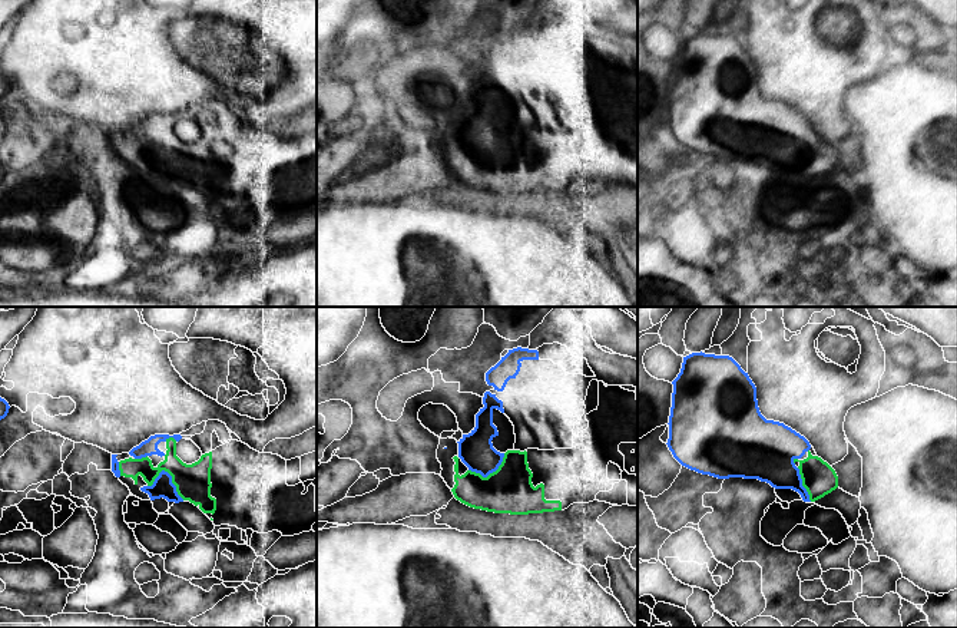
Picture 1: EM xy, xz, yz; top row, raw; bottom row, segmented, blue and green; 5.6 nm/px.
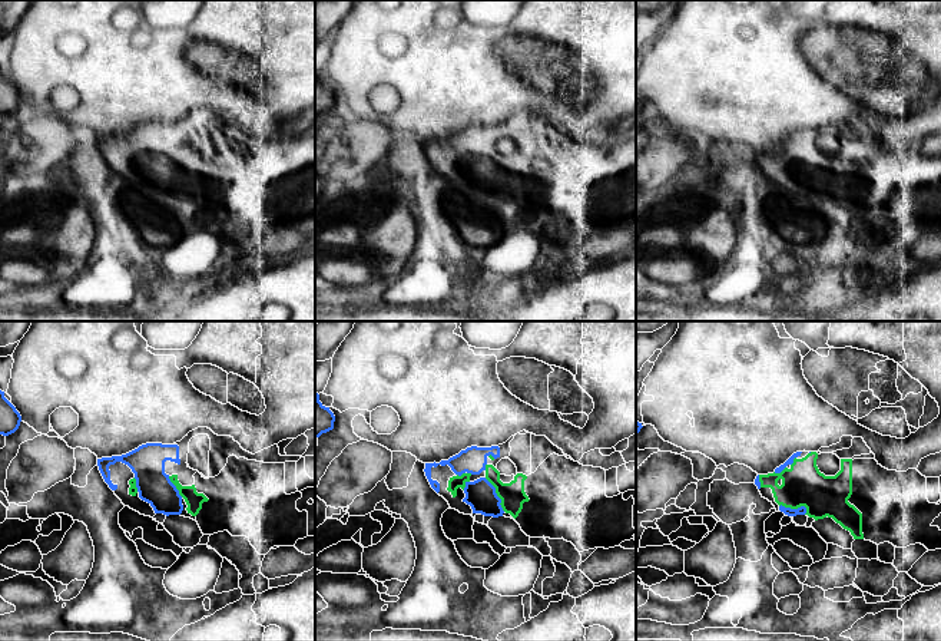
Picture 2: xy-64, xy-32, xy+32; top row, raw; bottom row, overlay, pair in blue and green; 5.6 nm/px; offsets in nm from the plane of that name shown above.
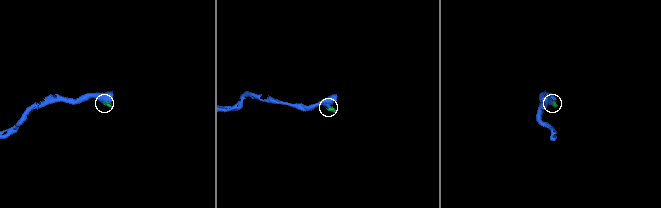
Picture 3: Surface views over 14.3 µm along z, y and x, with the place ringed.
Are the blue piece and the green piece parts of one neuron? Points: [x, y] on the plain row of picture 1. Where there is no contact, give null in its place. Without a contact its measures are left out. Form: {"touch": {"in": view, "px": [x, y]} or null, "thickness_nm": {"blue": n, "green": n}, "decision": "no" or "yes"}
{"touch": {"in": "xy", "px": [169, 154]}, "thickness_nm": {"blue": 120, "green": 200}, "decision": "yes"}

